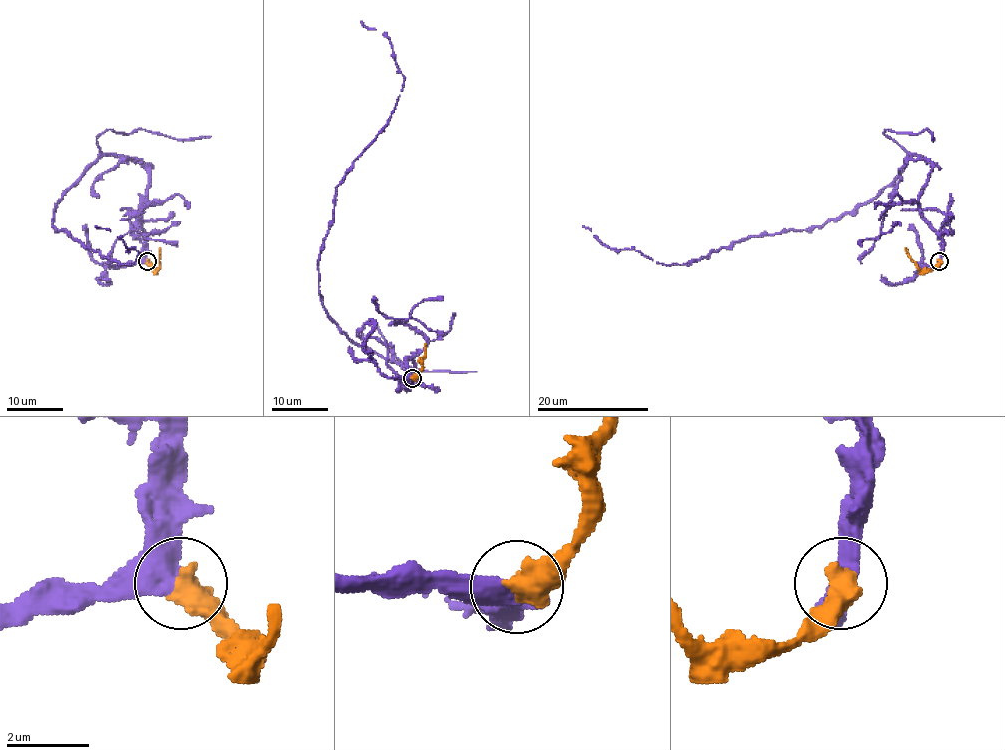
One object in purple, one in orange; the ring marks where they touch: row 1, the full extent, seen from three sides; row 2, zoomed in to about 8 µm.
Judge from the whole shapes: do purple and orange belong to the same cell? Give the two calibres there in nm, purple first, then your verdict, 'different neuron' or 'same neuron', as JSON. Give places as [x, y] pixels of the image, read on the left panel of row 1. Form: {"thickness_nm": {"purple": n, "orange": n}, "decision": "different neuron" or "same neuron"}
{"thickness_nm": {"purple": 440, "orange": 650}, "decision": "same neuron"}

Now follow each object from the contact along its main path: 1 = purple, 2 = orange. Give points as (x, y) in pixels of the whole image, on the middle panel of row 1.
1: (412, 378), (409, 357), (410, 370), (355, 343), (318, 289), (335, 187), (403, 78), (360, 21)
2: (412, 378), (422, 370), (426, 343)

